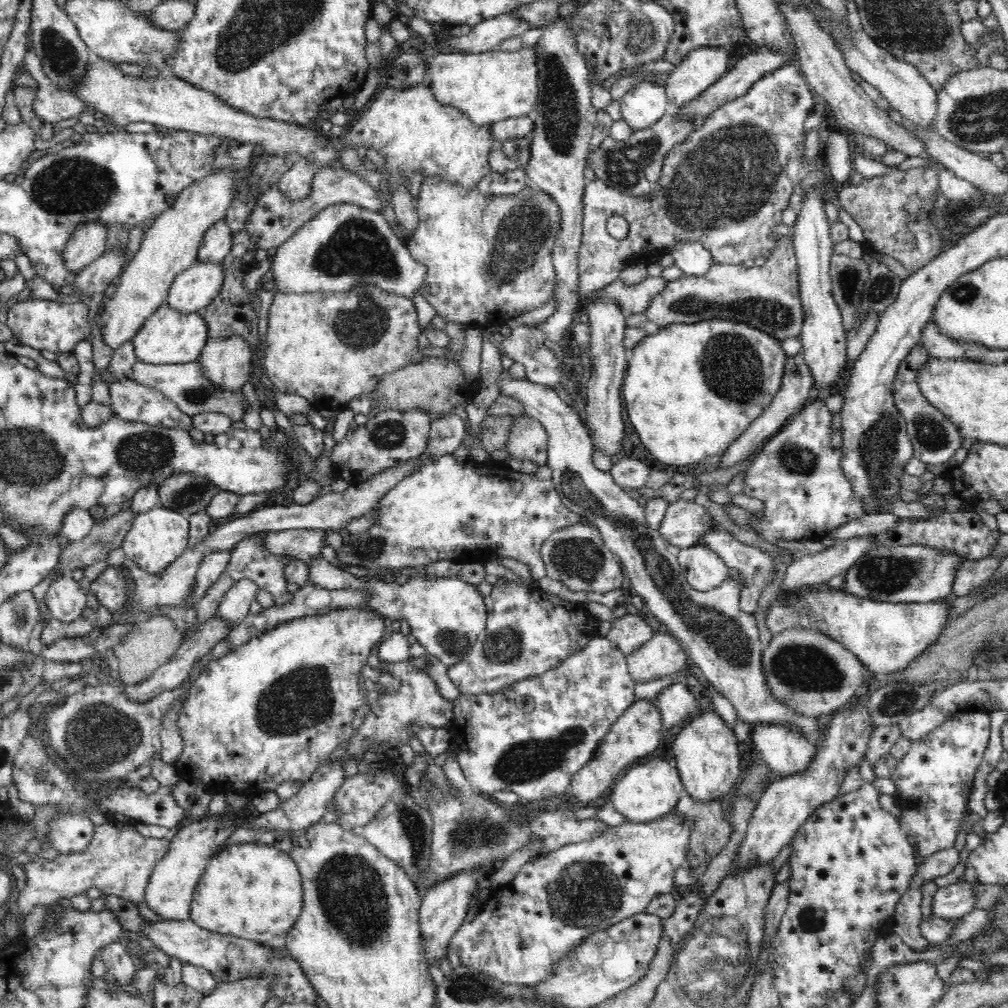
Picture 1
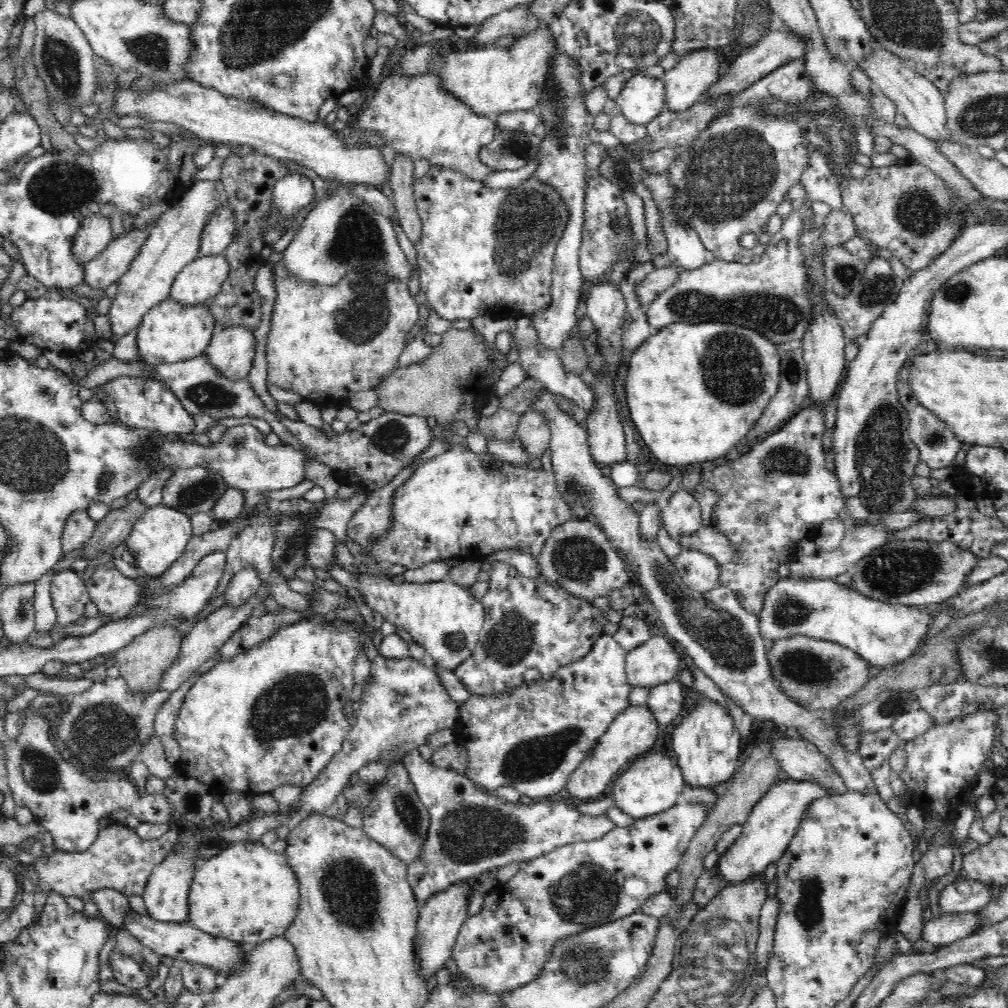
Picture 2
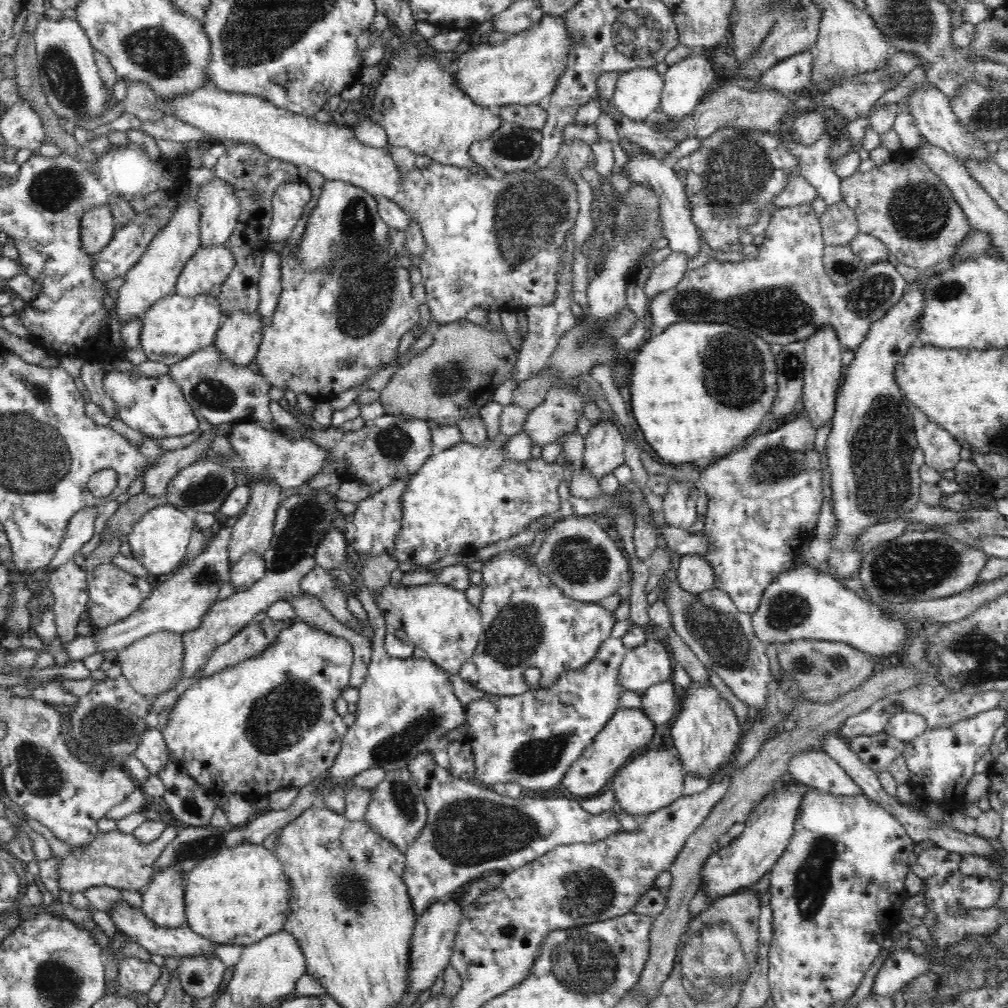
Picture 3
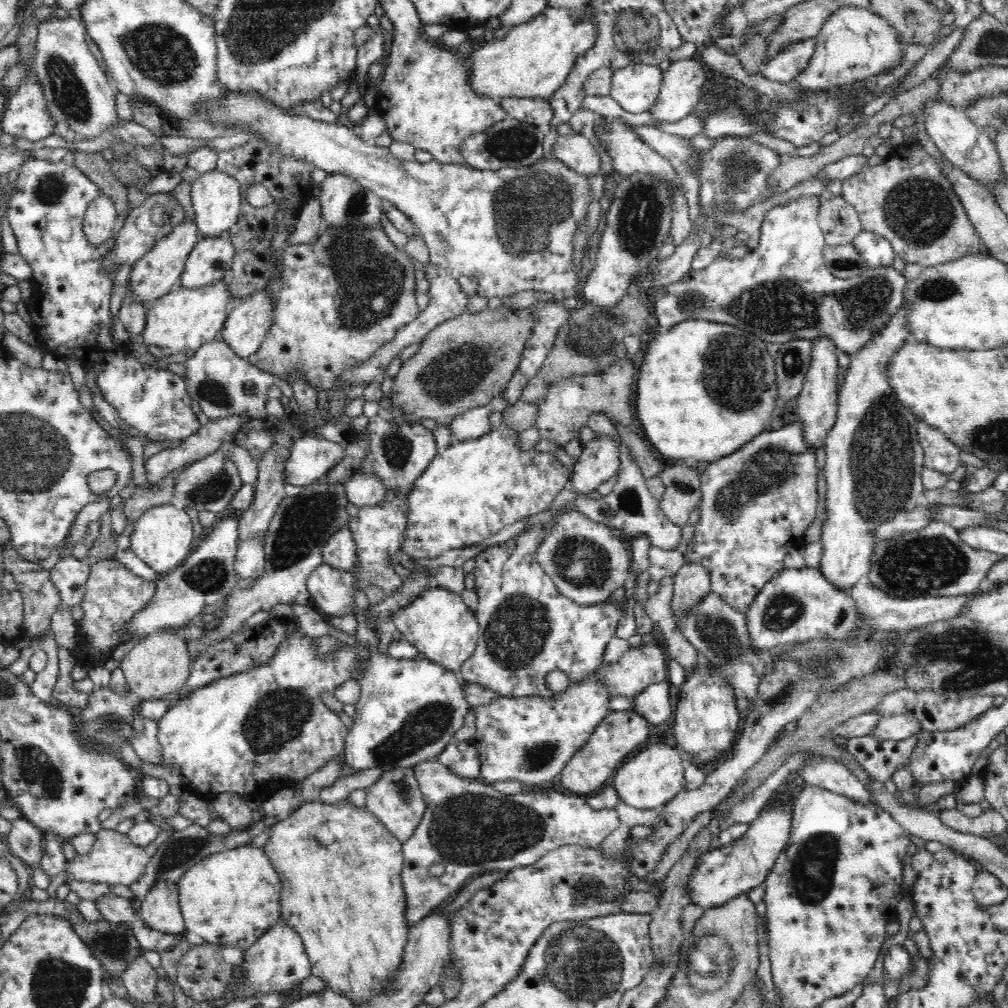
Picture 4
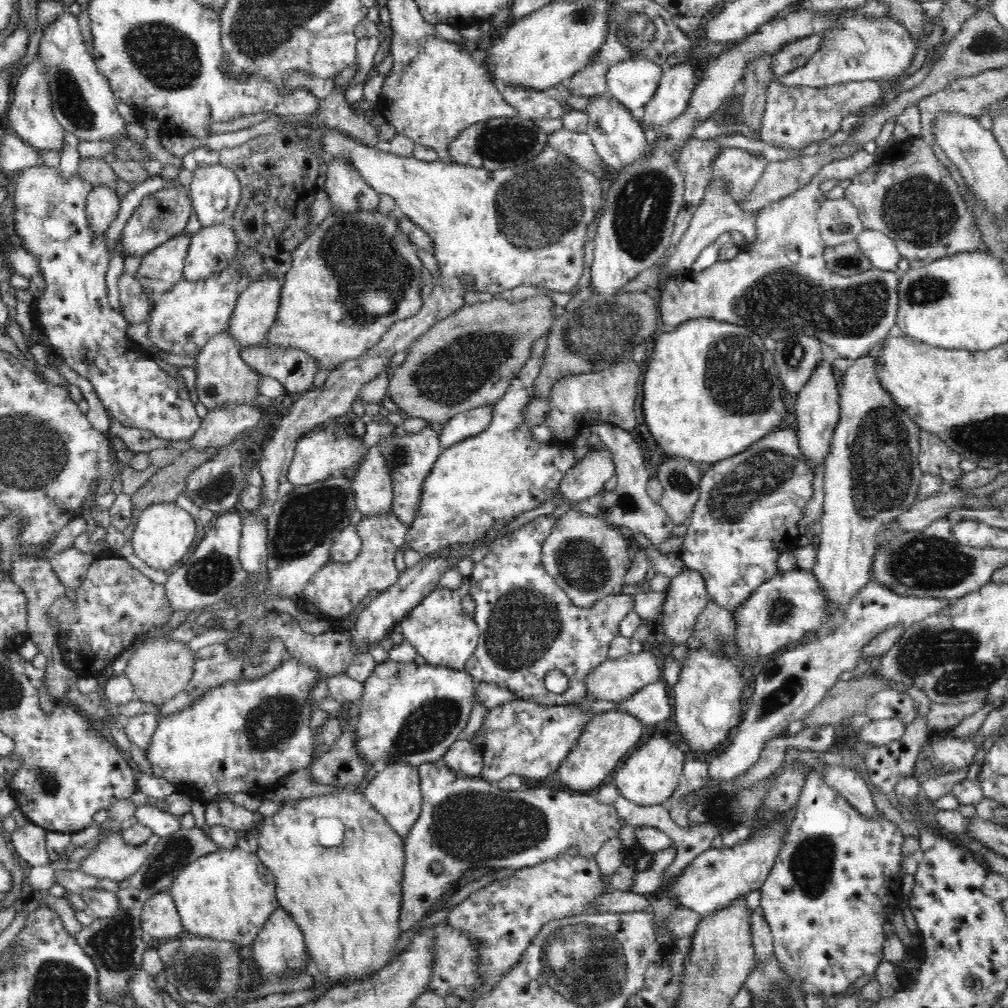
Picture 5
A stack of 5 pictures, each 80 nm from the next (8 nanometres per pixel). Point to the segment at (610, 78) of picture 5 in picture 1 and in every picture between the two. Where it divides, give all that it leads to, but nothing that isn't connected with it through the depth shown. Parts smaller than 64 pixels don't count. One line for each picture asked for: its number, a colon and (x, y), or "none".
1: (646, 103)
2: (642, 99)
3: (637, 96)
4: (635, 87)

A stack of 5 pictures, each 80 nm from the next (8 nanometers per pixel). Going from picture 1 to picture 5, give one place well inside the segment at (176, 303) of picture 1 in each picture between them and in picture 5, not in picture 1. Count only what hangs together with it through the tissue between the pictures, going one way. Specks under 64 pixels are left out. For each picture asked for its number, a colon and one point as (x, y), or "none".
2: (200, 281)
3: (210, 266)
4: (211, 258)
5: (211, 249)

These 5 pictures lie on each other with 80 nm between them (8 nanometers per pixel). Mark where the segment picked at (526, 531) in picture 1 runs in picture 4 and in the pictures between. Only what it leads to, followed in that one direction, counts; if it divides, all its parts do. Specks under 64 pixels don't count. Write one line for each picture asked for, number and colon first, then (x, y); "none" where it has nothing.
2: (461, 506)
3: (462, 499)
4: (474, 489)

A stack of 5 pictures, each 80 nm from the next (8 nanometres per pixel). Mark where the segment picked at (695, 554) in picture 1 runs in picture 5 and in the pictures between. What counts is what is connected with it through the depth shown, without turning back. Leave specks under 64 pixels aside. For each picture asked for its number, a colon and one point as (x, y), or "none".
2: (701, 572)
3: (695, 574)
4: (692, 586)
5: (686, 599)

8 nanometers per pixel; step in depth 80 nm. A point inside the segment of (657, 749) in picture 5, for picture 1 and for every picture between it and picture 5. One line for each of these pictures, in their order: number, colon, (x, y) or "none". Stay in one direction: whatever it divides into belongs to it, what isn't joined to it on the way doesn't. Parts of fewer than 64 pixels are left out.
1: (649, 791)
2: (653, 784)
3: (655, 780)
4: (649, 778)

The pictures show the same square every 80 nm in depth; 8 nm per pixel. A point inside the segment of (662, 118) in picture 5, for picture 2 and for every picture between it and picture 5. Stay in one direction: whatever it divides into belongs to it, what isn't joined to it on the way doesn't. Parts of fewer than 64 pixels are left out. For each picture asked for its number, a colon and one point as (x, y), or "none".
2: (694, 73)
3: (685, 83)
4: (683, 82)

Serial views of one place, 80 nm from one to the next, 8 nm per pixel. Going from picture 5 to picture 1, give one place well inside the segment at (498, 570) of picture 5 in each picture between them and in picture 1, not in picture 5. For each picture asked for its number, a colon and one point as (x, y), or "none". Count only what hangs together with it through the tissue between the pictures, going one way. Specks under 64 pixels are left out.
1: (544, 630)
2: (528, 624)
3: (528, 622)
4: (527, 628)

